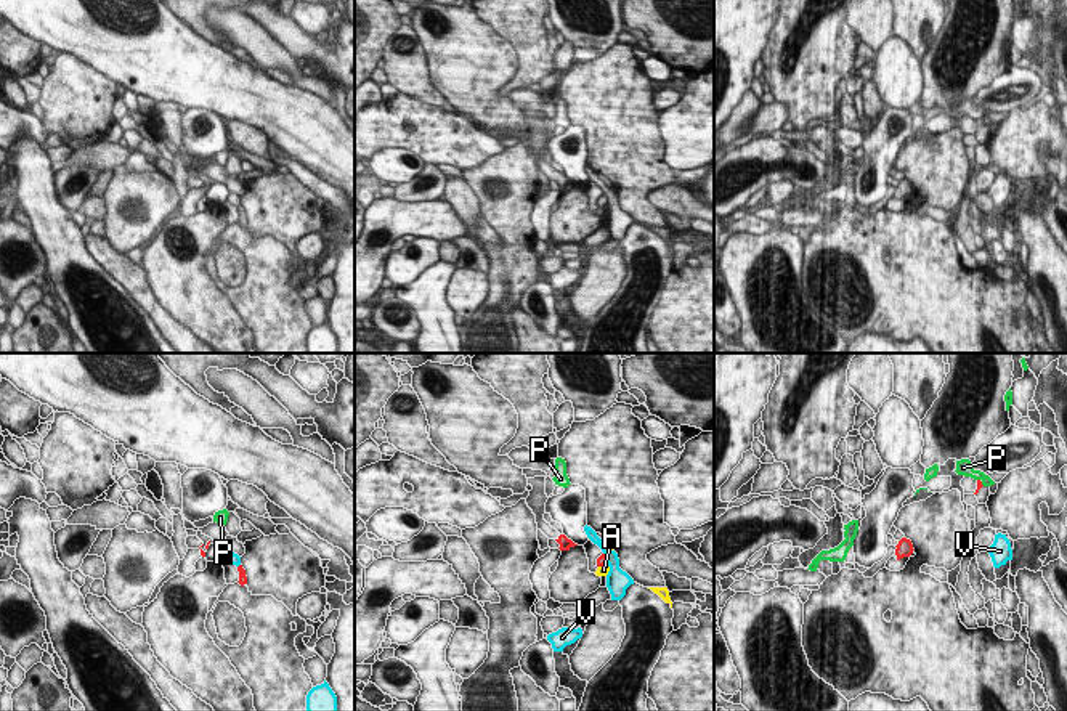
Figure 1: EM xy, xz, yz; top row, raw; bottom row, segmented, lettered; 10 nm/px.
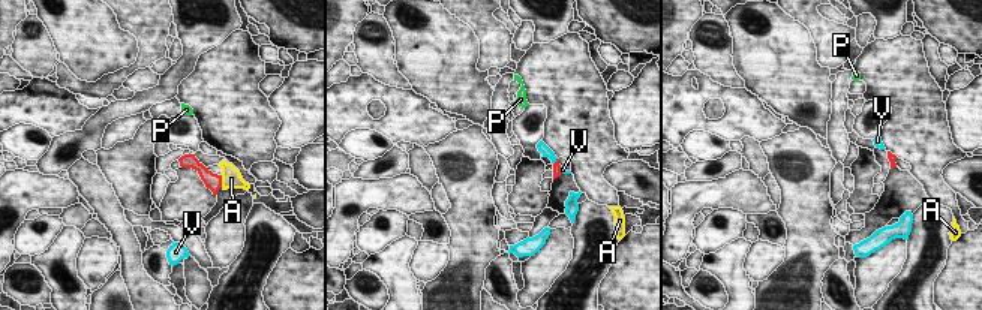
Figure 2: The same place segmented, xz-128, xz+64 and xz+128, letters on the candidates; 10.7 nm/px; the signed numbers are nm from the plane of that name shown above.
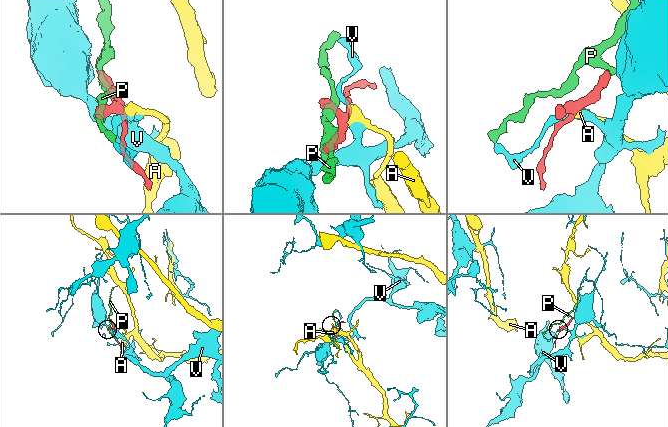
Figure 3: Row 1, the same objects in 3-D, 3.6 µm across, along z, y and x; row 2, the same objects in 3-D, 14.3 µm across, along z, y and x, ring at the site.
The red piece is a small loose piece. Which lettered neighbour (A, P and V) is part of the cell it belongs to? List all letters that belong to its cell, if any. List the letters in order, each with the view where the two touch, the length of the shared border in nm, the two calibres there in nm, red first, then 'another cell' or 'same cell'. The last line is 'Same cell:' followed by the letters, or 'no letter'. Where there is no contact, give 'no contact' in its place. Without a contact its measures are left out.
A: meets red in xz; contact 100 nm long; 100 nm thick on the red side, 100 nm on the other; another cell
P: meets red in yz; contact 110 nm long; 60 nm thick on the red side, 160 nm on the other; another cell
V: meets red in xz; contact 120 nm long; 100 nm thick on the red side, 200 nm on the other; another cell
Same cell: no letter

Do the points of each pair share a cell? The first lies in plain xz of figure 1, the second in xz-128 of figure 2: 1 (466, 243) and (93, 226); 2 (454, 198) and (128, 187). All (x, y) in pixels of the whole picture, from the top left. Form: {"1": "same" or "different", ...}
{"1": "same", "2": "different"}

